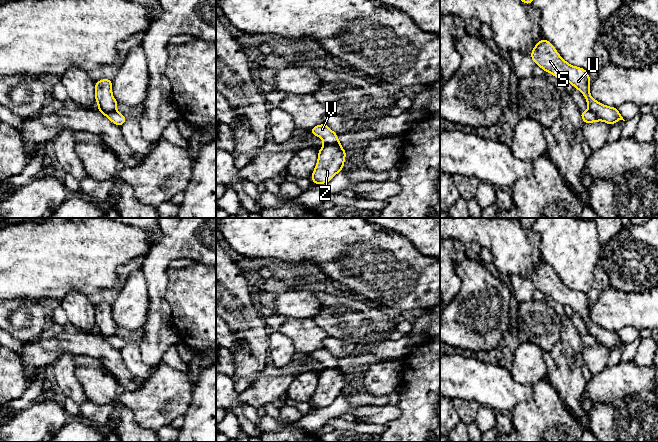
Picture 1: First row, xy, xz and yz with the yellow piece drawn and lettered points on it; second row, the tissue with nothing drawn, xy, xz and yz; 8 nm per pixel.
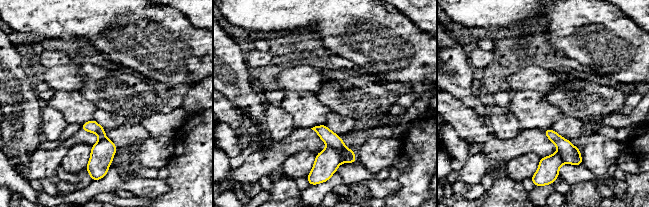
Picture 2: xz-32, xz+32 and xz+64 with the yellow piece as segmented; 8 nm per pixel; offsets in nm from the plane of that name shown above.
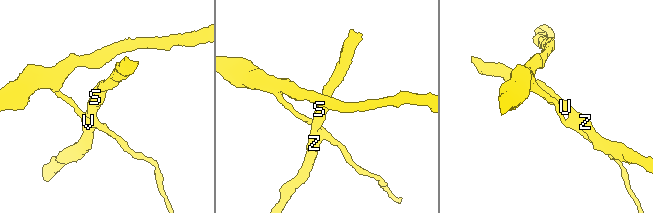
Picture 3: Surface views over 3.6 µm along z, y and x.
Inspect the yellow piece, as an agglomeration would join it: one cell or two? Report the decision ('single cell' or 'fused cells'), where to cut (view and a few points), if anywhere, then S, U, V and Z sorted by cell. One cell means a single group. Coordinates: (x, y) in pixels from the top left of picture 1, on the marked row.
fused cells; cut in xz along (324, 143), (336, 144), (341, 148); S U Z / V

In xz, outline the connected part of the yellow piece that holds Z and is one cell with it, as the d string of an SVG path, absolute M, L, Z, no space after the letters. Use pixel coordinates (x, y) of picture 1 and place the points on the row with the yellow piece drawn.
M326 145L318 151L318 161L311 178L315 185L328 183L343 170L346 151L337 145Z

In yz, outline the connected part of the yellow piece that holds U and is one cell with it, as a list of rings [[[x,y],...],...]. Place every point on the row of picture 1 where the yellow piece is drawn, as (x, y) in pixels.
[[[541,39],[531,52],[531,59],[545,72],[556,78],[569,81],[574,88],[580,90],[585,97],[588,108],[609,126],[618,120],[623,120],[617,108],[603,105],[590,95],[590,76],[587,70],[567,63],[557,52],[554,46],[546,39]]]

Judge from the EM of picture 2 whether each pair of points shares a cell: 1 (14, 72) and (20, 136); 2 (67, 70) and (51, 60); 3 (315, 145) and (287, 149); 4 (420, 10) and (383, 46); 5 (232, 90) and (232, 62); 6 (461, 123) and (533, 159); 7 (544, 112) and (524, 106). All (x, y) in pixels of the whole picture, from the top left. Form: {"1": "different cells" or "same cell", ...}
{"1": "same cell", "2": "different cells", "3": "same cell", "4": "different cells", "5": "same cell", "6": "different cells", "7": "same cell"}

